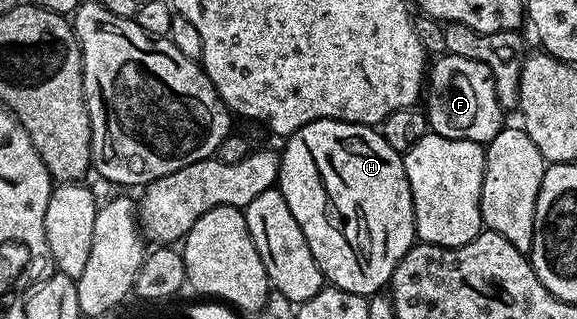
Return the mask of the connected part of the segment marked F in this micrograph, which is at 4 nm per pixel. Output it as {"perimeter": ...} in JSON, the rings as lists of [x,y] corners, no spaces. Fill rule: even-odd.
{"perimeter":[[[446,52],[432,62],[427,73],[427,97],[429,113],[427,125],[430,130],[447,139],[467,139],[488,143],[503,127],[503,110],[497,97],[497,80],[487,63],[460,57]]]}

